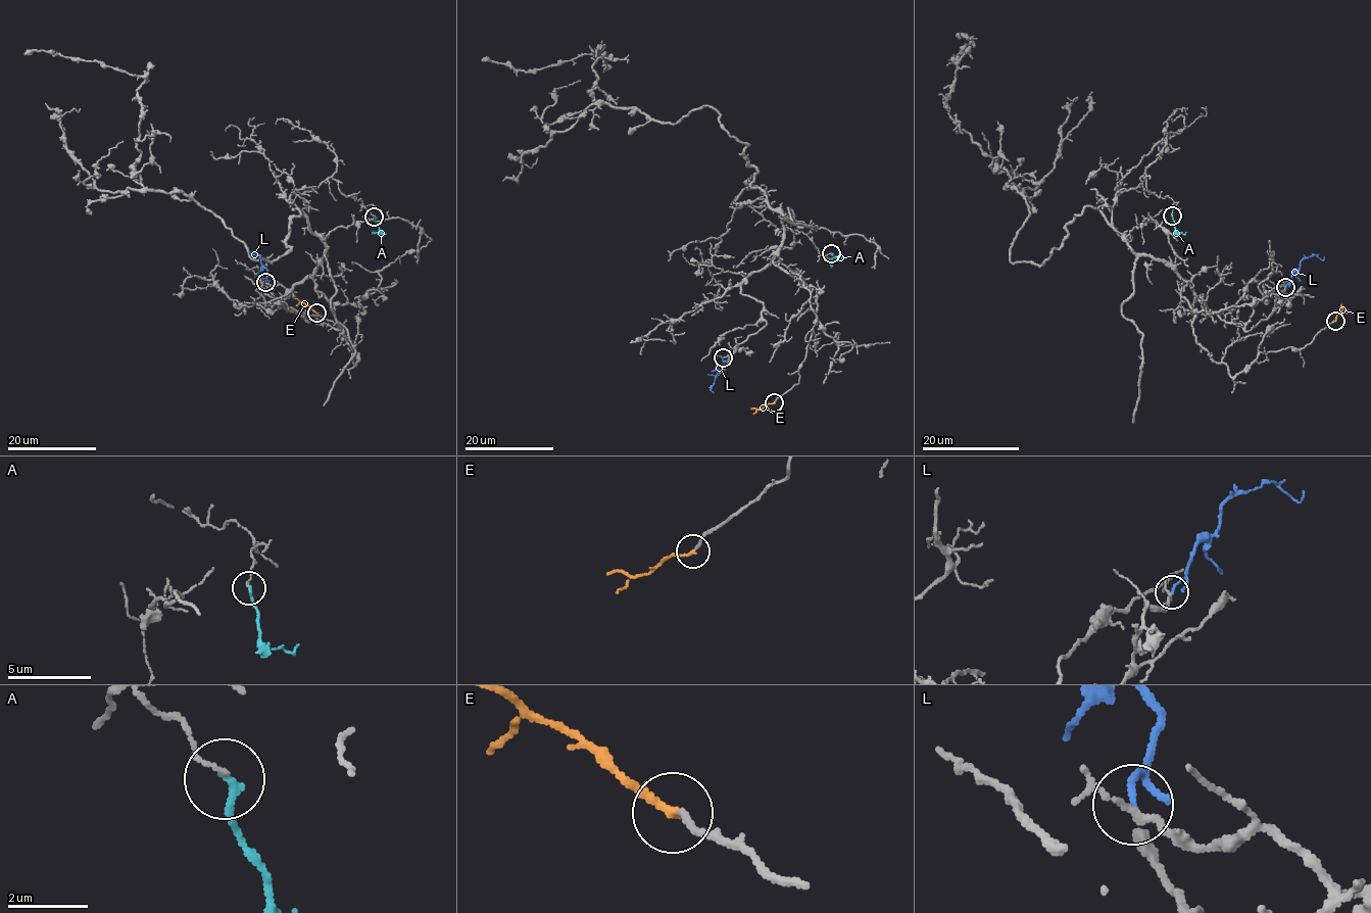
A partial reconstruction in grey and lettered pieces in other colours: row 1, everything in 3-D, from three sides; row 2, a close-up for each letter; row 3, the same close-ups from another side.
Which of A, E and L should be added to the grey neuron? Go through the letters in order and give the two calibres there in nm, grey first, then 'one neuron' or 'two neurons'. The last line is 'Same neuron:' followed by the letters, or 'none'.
A: 120/180 nm | two neurons
E: 180/200 nm | one neuron
L: 150/150 nm | two neurons
Same neuron: E

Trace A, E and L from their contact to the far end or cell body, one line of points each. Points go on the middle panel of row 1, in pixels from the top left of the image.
A: (832, 254), (836, 256), (831, 268)
E: (774, 402), (760, 410), (750, 409)
L: (723, 357), (725, 363), (713, 383), (713, 393)

